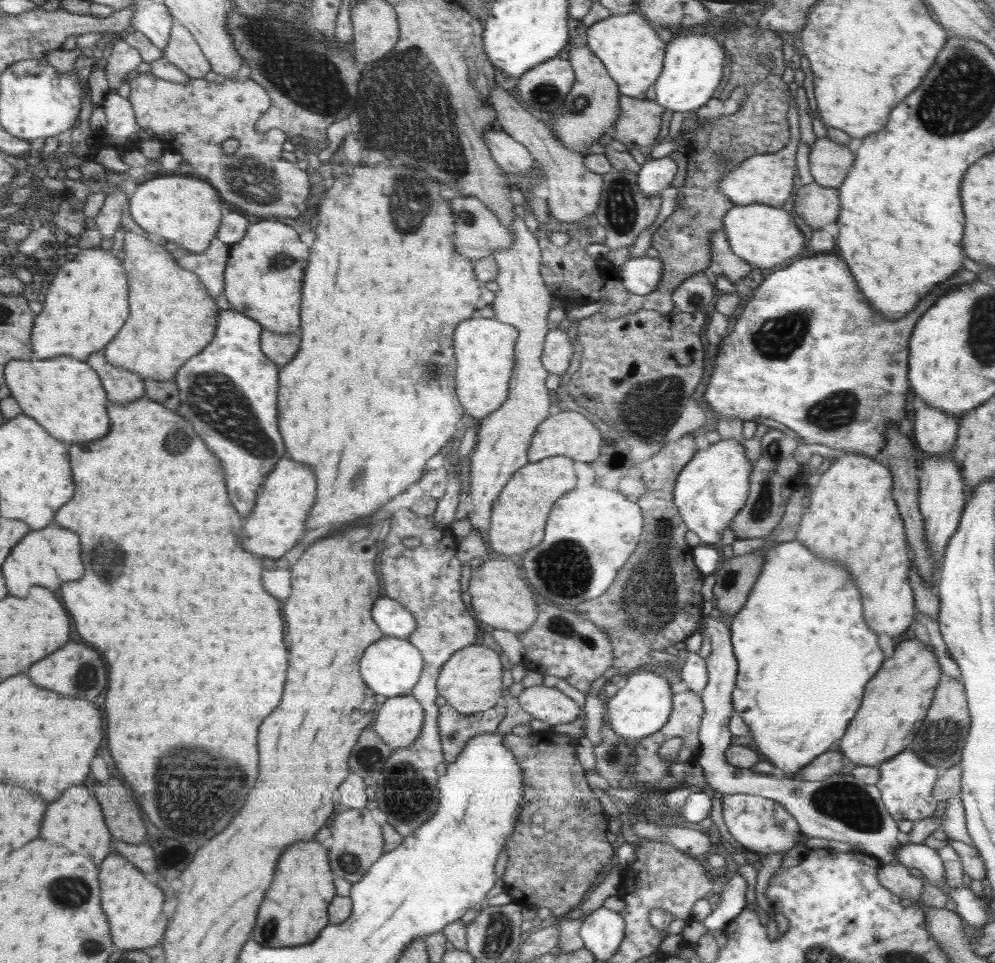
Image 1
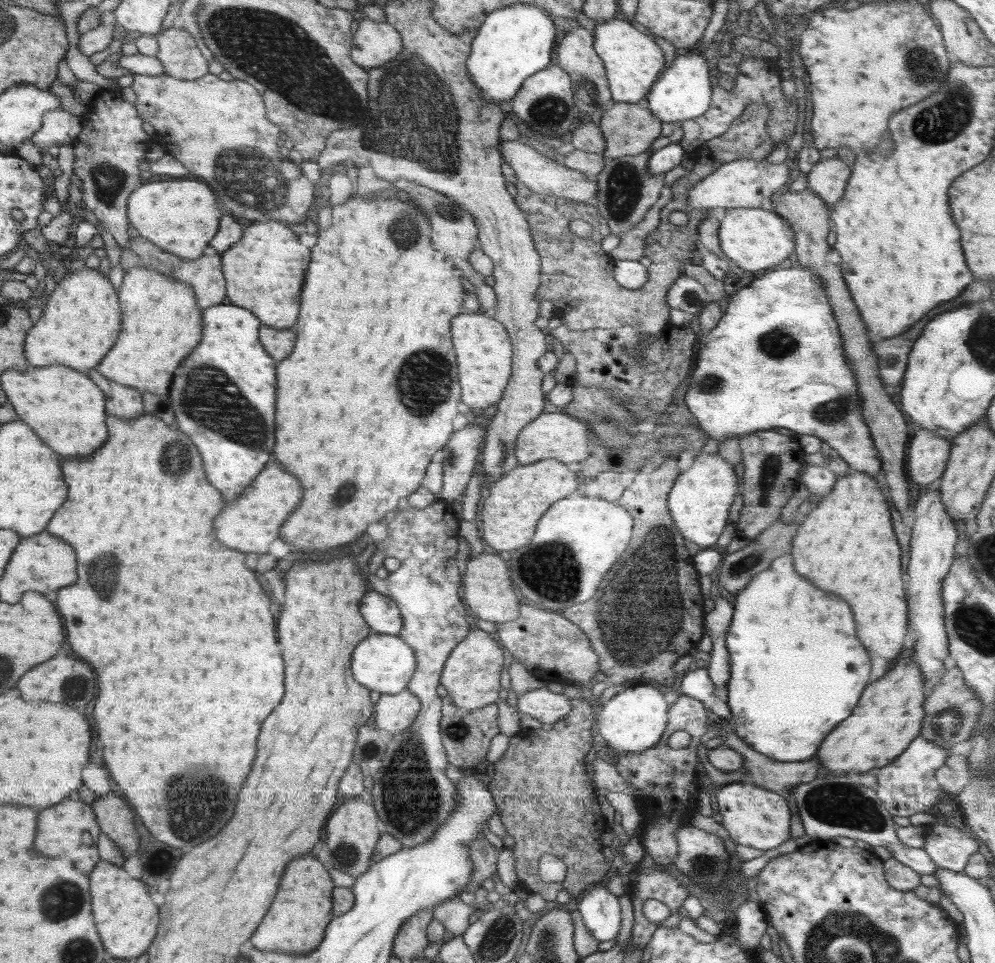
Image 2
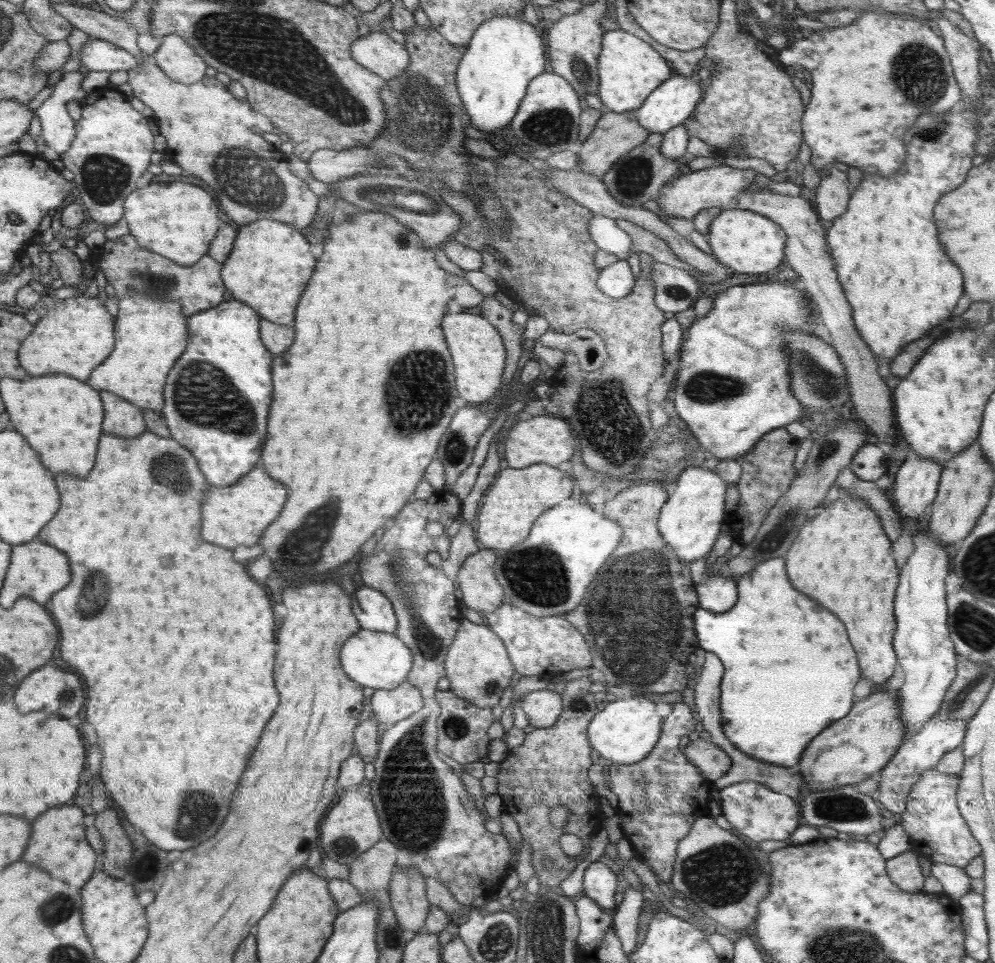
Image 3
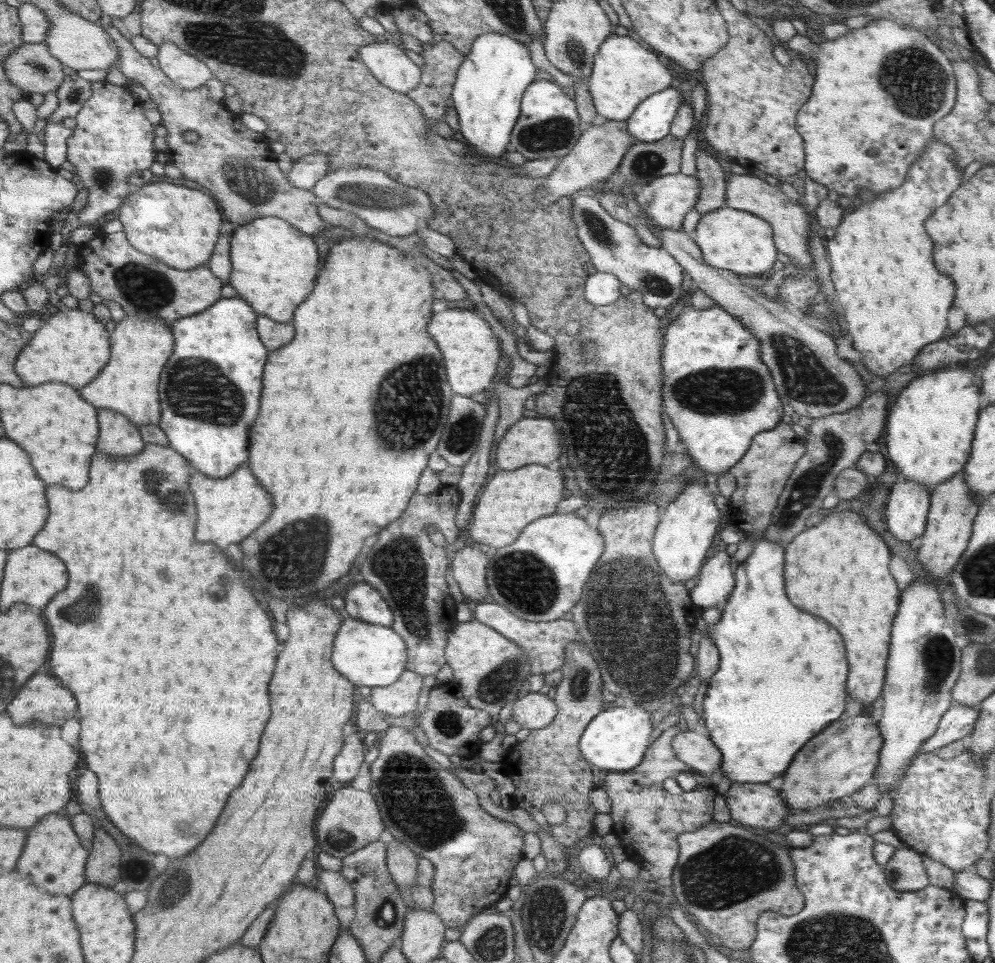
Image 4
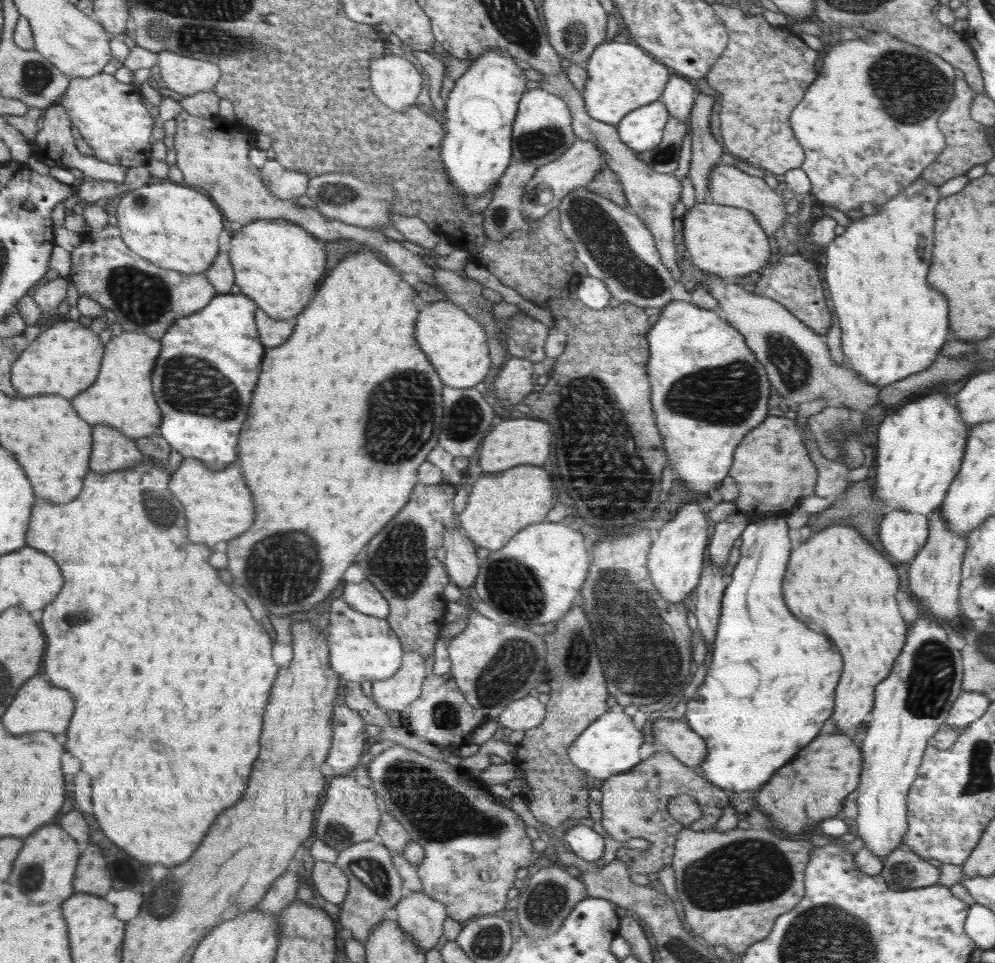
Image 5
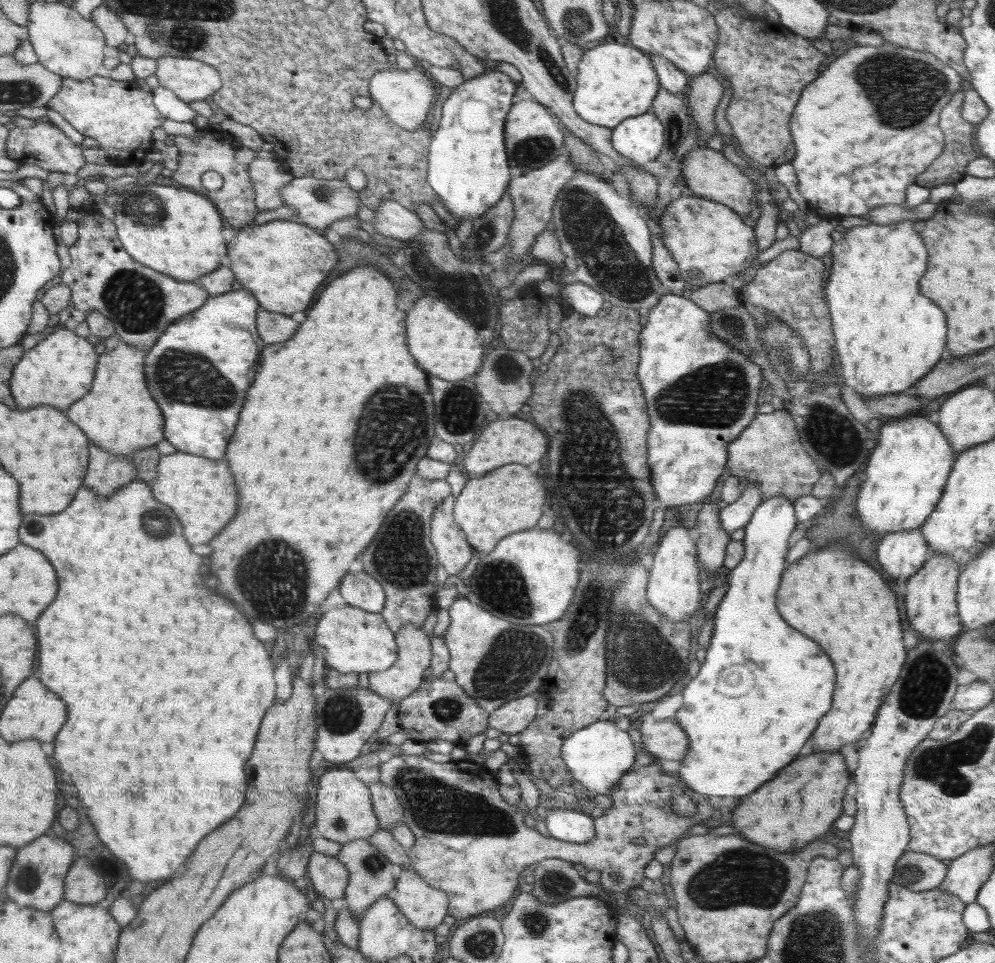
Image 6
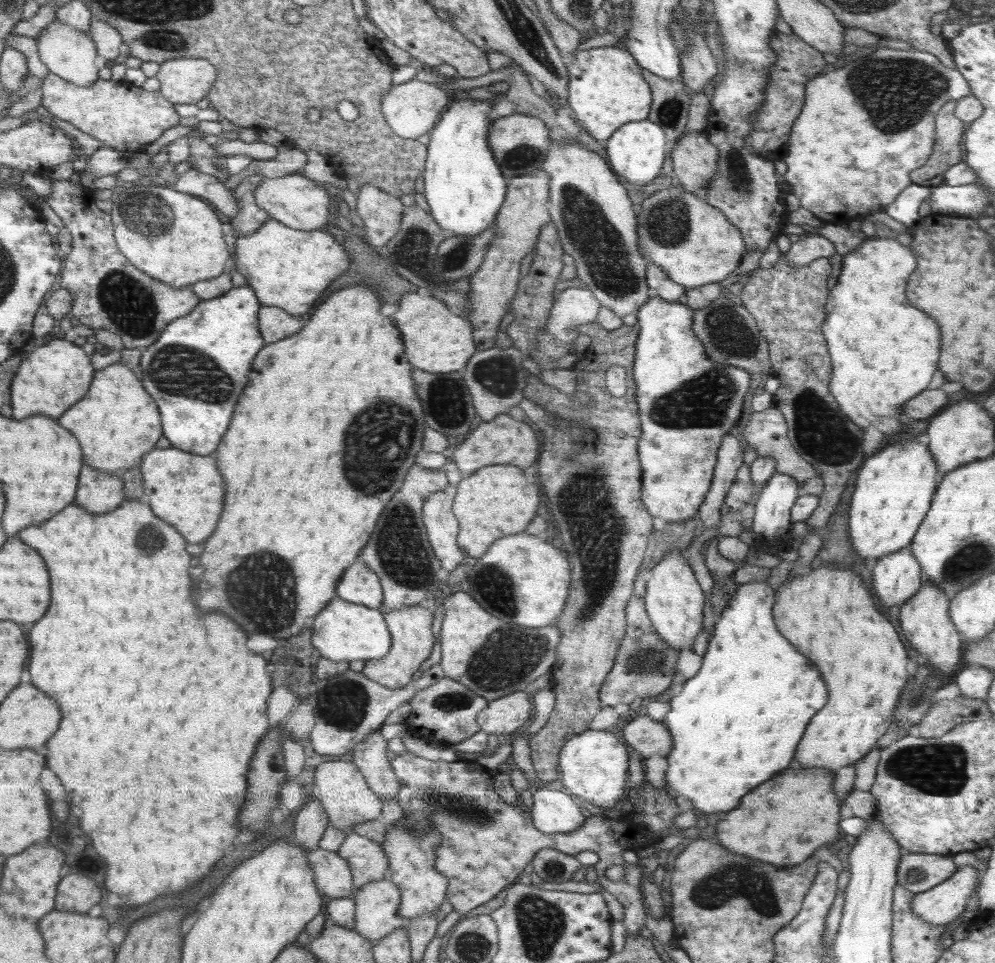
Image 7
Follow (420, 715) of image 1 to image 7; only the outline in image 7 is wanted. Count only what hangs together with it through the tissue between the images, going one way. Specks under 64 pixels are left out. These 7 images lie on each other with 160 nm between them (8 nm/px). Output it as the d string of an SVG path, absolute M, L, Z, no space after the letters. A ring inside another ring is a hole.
M412 605L400 611L386 611L380 606L383 617L387 621L391 634L391 651L384 658L366 660L362 673L370 680L384 685L386 688L399 689L406 687L418 668L428 660L432 652L432 614L425 606Z

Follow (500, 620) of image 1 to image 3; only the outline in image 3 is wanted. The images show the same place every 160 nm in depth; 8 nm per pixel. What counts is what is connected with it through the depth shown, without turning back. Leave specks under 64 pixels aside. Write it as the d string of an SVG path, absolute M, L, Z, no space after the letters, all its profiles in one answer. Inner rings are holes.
M480 547L478 552L468 556L456 578L464 603L481 616L496 613L503 604L504 591L496 580L496 554L492 550Z

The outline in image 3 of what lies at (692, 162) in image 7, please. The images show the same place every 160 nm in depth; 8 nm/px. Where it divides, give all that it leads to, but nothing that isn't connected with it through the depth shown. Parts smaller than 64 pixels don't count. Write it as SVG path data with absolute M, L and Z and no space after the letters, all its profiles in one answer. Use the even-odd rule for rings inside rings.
M755 185L748 194L740 197L738 208L751 210L768 217L772 222L778 224L784 234L786 234L786 244L784 256L790 264L790 268L798 274L800 282L804 284L808 296L810 296L817 312L820 314L828 336L827 342L832 348L836 349L844 369L850 391L849 400L854 404L856 416L866 424L866 430L880 442L893 446L899 436L896 420L894 416L894 406L892 394L885 378L878 374L880 361L871 351L871 348L858 336L853 318L853 308L850 306L846 295L843 293L842 285L838 280L837 272L832 264L833 258L829 253L829 246L826 240L826 229L822 226L817 212L813 210L811 197L805 193L791 197L772 193L765 186Z

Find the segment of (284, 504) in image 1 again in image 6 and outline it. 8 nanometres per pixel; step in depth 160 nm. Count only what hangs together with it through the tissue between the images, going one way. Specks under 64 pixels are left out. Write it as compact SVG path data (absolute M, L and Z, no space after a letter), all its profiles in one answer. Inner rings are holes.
M176 451L161 456L159 475L150 483L157 501L170 506L180 520L184 520L184 530L192 544L208 544L222 528L234 518L238 508L238 494L234 488L234 478L228 470L226 457L210 460L208 457Z

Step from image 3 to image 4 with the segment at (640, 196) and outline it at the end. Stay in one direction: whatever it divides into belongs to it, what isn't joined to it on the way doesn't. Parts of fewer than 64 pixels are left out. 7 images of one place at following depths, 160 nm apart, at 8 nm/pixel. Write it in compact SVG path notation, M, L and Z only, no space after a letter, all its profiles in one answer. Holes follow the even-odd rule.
M669 134L656 142L636 142L629 147L617 172L625 186L638 192L656 178L681 172L683 139Z

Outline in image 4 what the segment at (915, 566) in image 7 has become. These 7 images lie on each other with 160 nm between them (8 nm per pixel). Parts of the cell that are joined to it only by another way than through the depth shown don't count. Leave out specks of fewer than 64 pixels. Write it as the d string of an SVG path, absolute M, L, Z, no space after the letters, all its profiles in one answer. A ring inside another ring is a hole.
M902 480L889 494L885 518L892 536L911 542L923 534L930 506L929 488L922 483Z

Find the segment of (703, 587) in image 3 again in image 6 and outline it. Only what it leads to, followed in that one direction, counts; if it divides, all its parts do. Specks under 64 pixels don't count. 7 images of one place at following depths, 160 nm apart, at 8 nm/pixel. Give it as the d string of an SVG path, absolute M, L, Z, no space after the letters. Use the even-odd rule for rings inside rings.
M753 480L749 482L744 493L721 510L720 514L725 521L721 529L731 535L738 528L744 528L760 503L761 492L757 487L757 482Z

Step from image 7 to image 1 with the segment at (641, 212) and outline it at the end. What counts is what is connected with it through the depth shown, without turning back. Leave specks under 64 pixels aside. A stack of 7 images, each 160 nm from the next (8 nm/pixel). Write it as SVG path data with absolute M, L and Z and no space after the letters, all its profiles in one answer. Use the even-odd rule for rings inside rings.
M752 203L747 205L734 205L722 220L724 226L723 231L730 243L730 248L734 254L741 256L746 262L749 262L756 268L772 268L778 266L782 262L786 262L788 258L796 256L802 251L804 246L804 234L795 224L795 219L790 211L775 207L769 204Z

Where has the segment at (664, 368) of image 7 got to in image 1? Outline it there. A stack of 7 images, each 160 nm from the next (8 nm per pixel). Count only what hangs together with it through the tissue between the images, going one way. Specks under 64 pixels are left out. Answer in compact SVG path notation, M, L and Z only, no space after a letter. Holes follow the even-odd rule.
M818 253L814 257L804 257L797 260L787 268L766 274L766 278L759 283L758 288L754 291L754 295L750 300L748 299L746 306L743 310L739 310L740 316L738 315L737 317L733 332L727 334L719 346L716 362L714 367L712 367L711 377L704 392L704 400L708 402L708 406L718 412L714 413L716 418L734 417L742 422L745 420L754 421L756 417L771 418L785 424L790 430L796 432L801 438L801 444L812 447L823 444L837 448L840 451L860 453L873 459L883 450L885 445L884 433L887 430L887 424L895 422L895 424L900 425L906 416L904 407L906 406L906 394L908 394L910 387L908 378L909 340L912 331L915 329L915 324L918 322L918 318L938 300L940 294L944 294L948 288L954 288L954 286L960 286L964 282L976 280L976 274L970 272L970 270L958 270L952 276L952 280L948 278L948 282L942 282L940 286L936 286L936 290L932 290L932 294L928 294L926 298L921 298L920 304L916 306L916 310L908 312L900 320L886 320L886 318L882 318L880 312L876 312L876 307L870 306L870 302L863 295L856 280L854 280L854 275L848 268L849 266L835 255Z

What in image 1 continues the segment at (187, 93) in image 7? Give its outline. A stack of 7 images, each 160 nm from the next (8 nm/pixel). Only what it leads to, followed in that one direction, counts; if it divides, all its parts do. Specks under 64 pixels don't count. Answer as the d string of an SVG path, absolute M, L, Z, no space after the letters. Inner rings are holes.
M174 22L163 56L192 79L203 78L211 71L211 63L203 55L199 43L184 26Z

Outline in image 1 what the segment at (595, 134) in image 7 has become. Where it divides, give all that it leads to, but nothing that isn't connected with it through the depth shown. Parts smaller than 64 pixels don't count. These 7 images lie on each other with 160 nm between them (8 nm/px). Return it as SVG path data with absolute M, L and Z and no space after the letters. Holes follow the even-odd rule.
M637 10L628 14L613 14L587 28L587 46L604 63L622 96L643 97L660 76L667 45L656 31L657 27Z

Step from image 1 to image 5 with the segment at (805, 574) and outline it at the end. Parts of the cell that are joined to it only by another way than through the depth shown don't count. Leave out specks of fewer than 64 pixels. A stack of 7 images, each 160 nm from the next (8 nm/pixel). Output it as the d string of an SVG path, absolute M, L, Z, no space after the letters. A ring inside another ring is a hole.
M771 512L758 522L746 524L740 540L741 557L729 576L721 601L712 663L704 684L686 704L685 714L689 727L704 739L708 748L704 762L696 770L714 786L730 793L755 792L818 736L824 722L832 716L834 690L842 674L838 648L824 634L812 632L804 622L796 620L783 600L782 582L793 551L784 514Z

